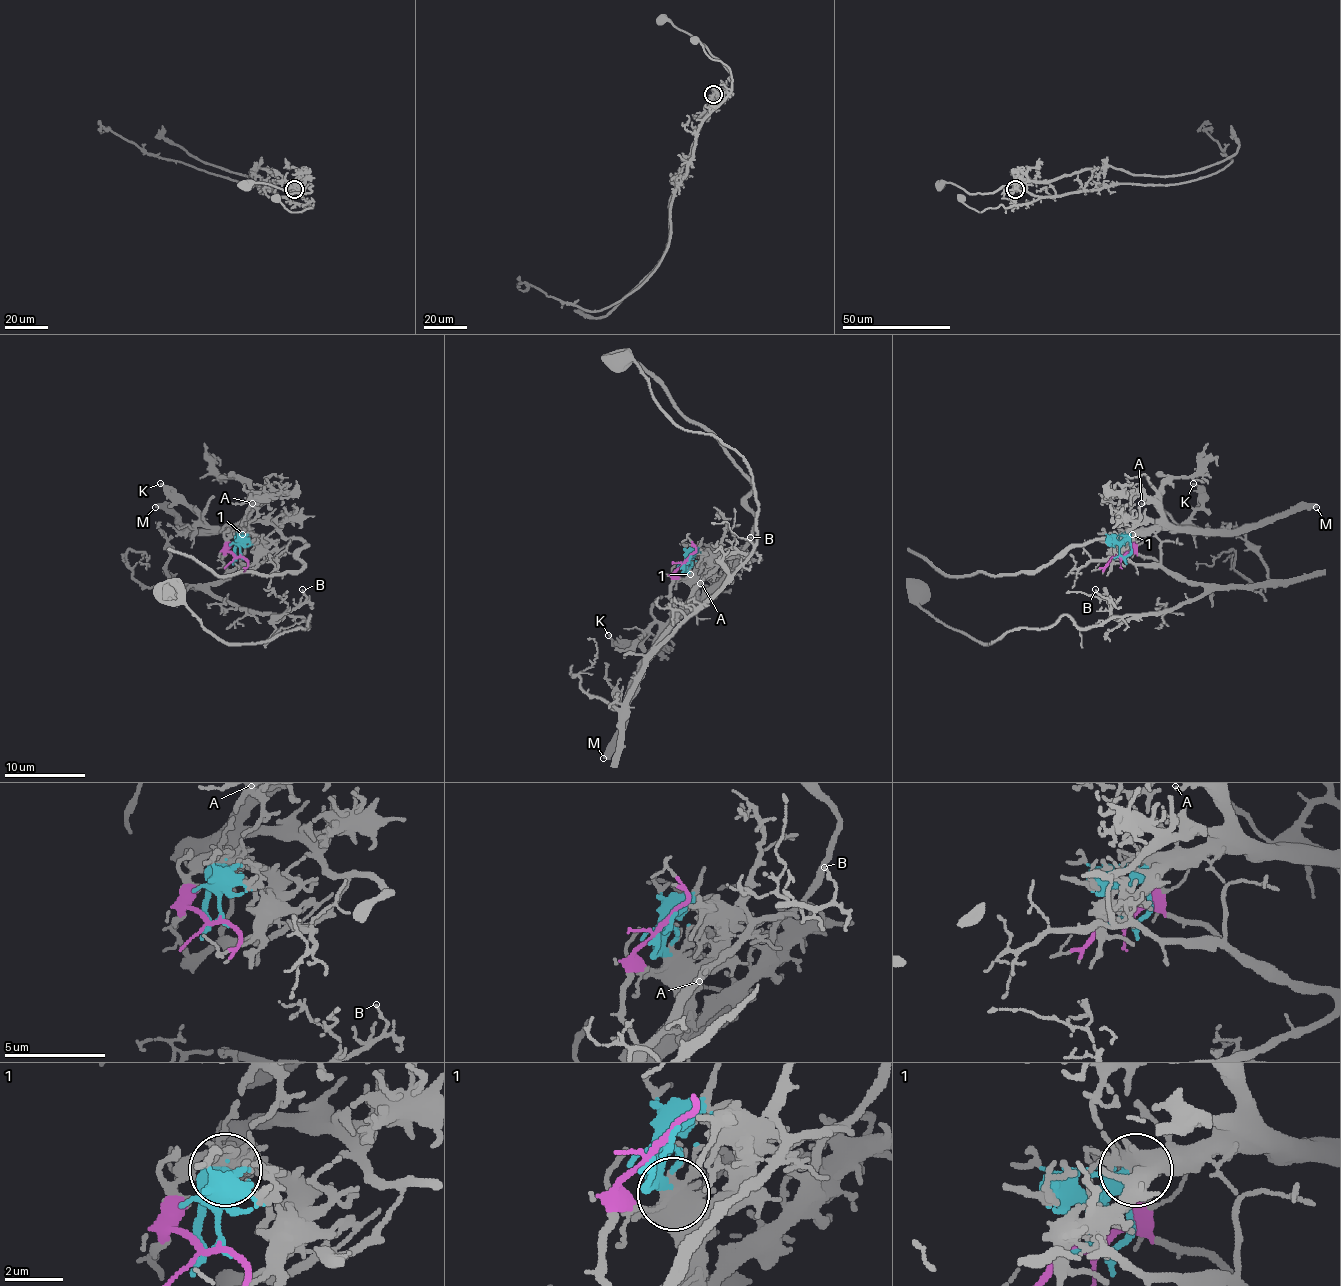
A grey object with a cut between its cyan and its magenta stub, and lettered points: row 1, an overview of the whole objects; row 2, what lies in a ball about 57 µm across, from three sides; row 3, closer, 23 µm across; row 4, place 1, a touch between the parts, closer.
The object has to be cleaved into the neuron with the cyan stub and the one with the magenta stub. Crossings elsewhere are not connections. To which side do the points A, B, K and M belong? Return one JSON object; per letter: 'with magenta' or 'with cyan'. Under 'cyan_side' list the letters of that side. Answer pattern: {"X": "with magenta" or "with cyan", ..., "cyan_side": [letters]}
{"A": "with cyan", "B": "with magenta", "K": "with cyan", "M": "with cyan", "cyan_side": ["A", "K", "M"]}

